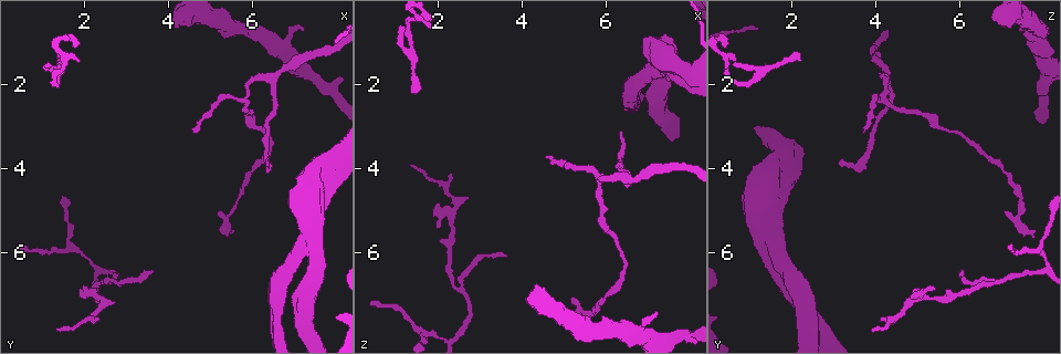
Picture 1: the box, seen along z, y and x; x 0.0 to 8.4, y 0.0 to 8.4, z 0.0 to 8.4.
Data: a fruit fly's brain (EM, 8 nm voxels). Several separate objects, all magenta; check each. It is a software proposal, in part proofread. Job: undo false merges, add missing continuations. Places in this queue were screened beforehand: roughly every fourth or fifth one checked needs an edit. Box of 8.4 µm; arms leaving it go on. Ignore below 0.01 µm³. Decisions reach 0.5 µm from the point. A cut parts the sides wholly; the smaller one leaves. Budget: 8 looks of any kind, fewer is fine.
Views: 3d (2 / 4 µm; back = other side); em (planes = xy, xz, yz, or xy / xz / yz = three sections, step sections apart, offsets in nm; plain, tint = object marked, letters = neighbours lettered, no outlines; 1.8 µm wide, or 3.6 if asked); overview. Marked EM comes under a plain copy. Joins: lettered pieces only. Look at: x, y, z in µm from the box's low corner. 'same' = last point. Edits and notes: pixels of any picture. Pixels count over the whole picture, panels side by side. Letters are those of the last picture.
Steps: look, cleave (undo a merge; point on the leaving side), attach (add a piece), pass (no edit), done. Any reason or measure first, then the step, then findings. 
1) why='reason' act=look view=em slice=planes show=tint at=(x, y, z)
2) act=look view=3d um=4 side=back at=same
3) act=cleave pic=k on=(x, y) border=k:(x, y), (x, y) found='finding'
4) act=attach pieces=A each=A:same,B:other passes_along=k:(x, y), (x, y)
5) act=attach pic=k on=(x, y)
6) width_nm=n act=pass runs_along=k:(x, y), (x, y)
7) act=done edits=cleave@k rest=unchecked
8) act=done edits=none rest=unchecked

why='two arms in line, one across' act=look view=3d um=4 at=(7.45, 5.50, 1.30)

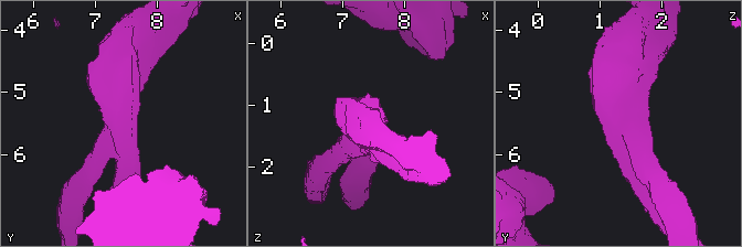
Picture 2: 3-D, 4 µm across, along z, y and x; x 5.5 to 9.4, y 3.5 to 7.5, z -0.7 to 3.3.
arms=3 arm_widths_nm=340,340,650 act=look view=em um=3.6 slice=xy step=16 show=tint at=(7.45, 5.55, 1.30)

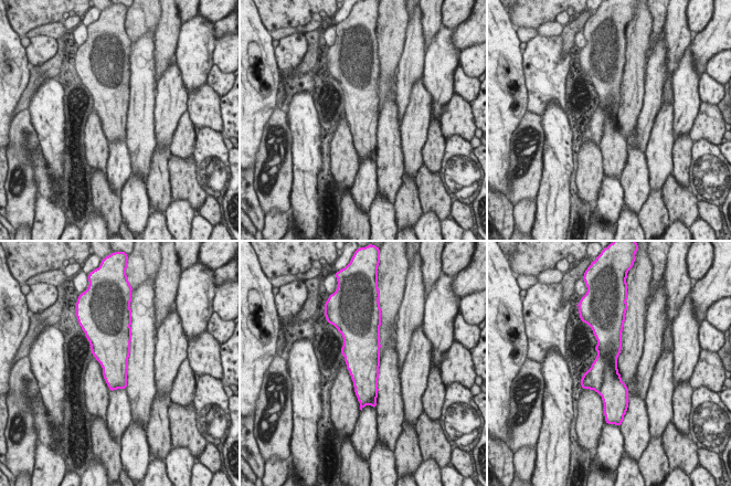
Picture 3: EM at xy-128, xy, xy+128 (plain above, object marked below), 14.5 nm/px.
act=look view=em um=3.6 slice=xz step=8 show=letters at=same

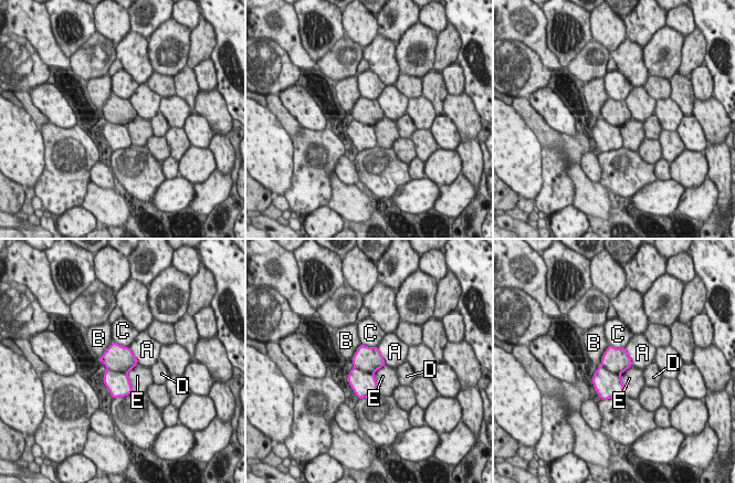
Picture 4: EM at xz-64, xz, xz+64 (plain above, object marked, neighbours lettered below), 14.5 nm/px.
width_nm=400 act=cleave pic=4 on=(608, 385) each=A:other,B:other,C:other,D:other,E:other border=4:(600, 365), (613, 373), (620, 374) found='a second neuron is stuck on'

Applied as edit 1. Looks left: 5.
why='redraw' act=look view=overview

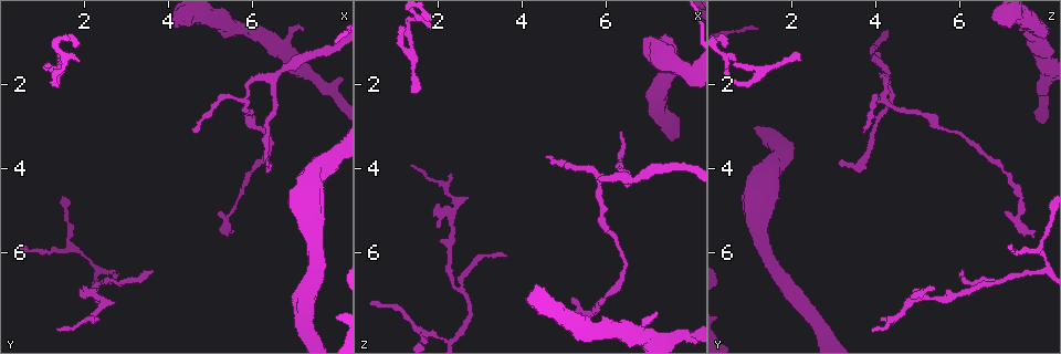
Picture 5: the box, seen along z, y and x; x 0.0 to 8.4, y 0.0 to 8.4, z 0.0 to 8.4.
why='sharp bend' act=look view=em slice=planes show=letters at=(6.50, 1.85, 4.25)

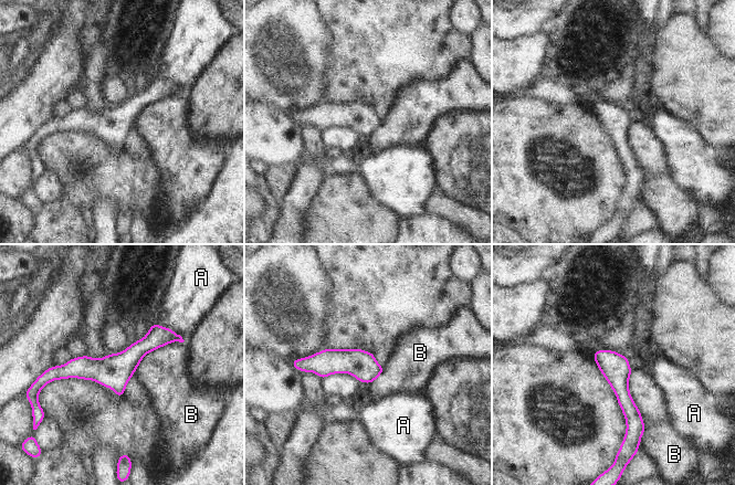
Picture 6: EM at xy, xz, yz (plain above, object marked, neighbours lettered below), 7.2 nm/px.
act=pass each=A:other,B:other runs_along=6:(178, 338), (54, 373) found='continuous, no second neuron'

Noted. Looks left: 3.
why='branch stops here' act=look view=3d um=2 at=(7.20, 0.65, 7.45)

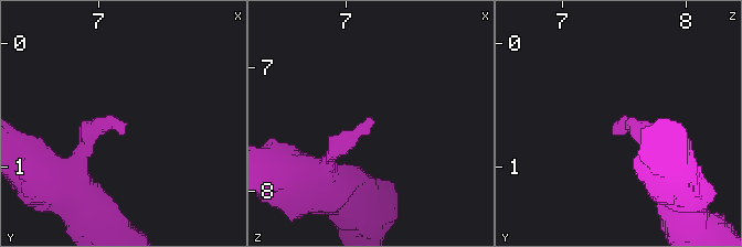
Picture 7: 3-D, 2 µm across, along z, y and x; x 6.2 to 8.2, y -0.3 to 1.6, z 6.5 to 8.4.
act=look view=em slice=planes show=letters at=(7.24, 0.66, 7.42)

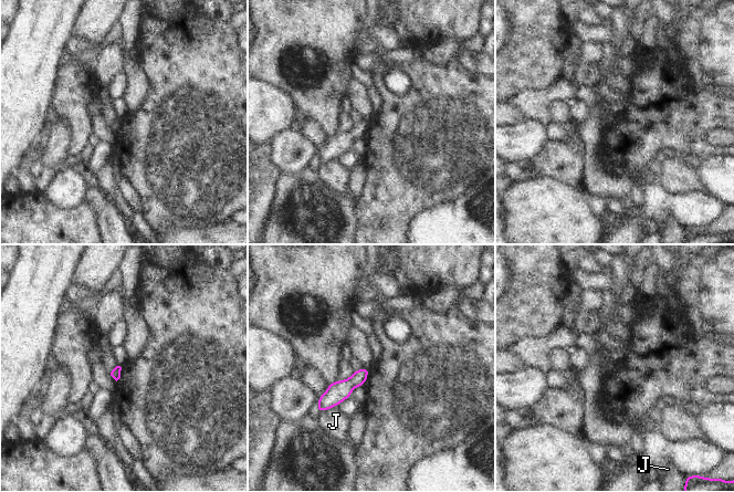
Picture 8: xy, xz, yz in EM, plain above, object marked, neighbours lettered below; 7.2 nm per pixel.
act=pass each=J:other runs_along=8:(366, 370), (320, 408) found='none of them fits'

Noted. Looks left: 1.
act=done edits=cleave@4 rest=unchecked

